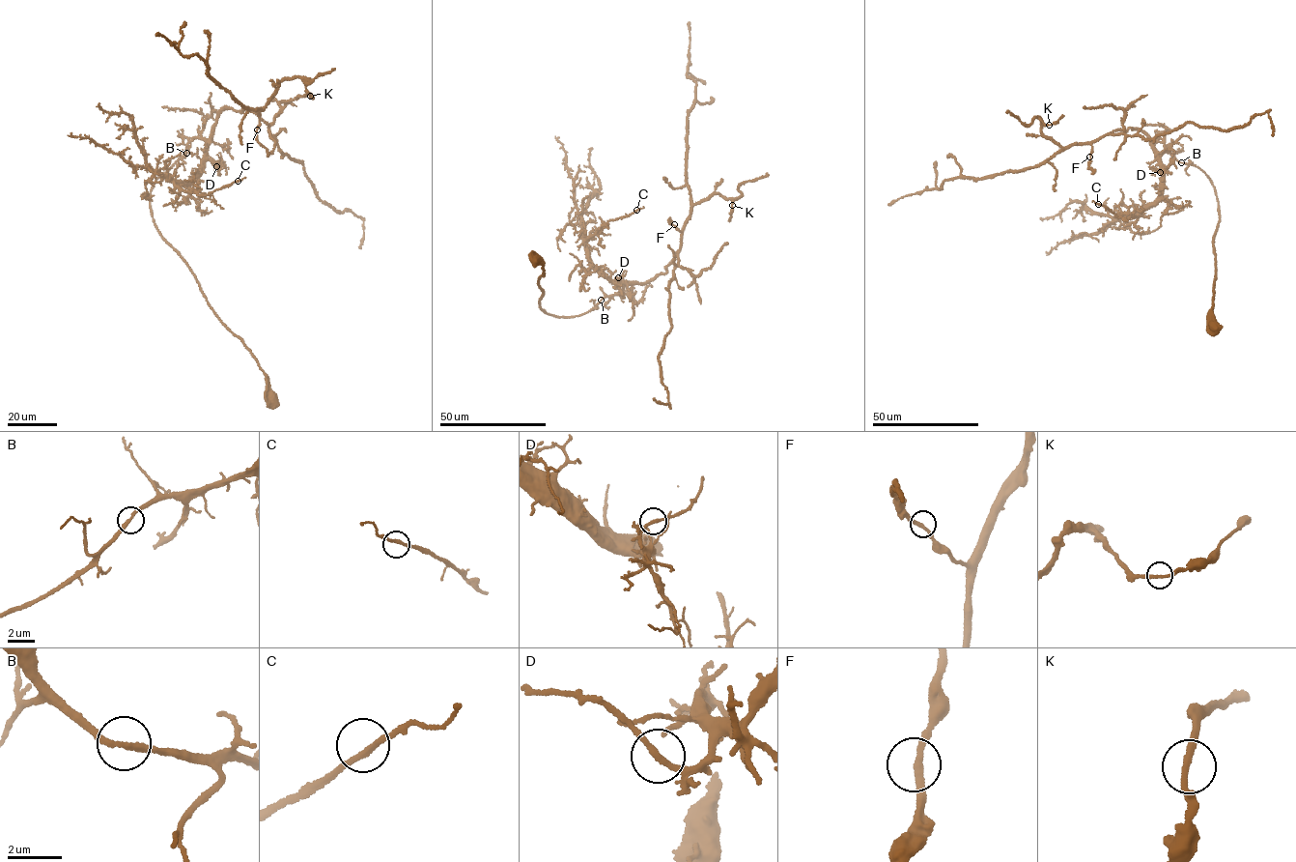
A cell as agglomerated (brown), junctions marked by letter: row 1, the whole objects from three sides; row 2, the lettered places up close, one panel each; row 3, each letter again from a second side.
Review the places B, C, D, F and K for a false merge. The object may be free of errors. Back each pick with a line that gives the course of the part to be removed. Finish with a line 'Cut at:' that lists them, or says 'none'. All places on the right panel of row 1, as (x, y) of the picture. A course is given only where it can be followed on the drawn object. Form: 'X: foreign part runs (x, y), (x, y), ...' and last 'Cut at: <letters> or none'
Cut at: none

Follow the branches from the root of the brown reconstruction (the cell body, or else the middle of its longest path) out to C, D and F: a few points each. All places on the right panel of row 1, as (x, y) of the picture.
C: (1215, 326), (1220, 215), (1205, 173), (1166, 151), (1159, 192), (1141, 213), (1122, 217), (1098, 204)
D: (1215, 326), (1214, 186), (1197, 165), (1166, 151), (1160, 172)
F: (1215, 326), (1220, 215), (1208, 176), (1166, 151), (1159, 156), (1133, 128), (1096, 139), (1089, 157)

